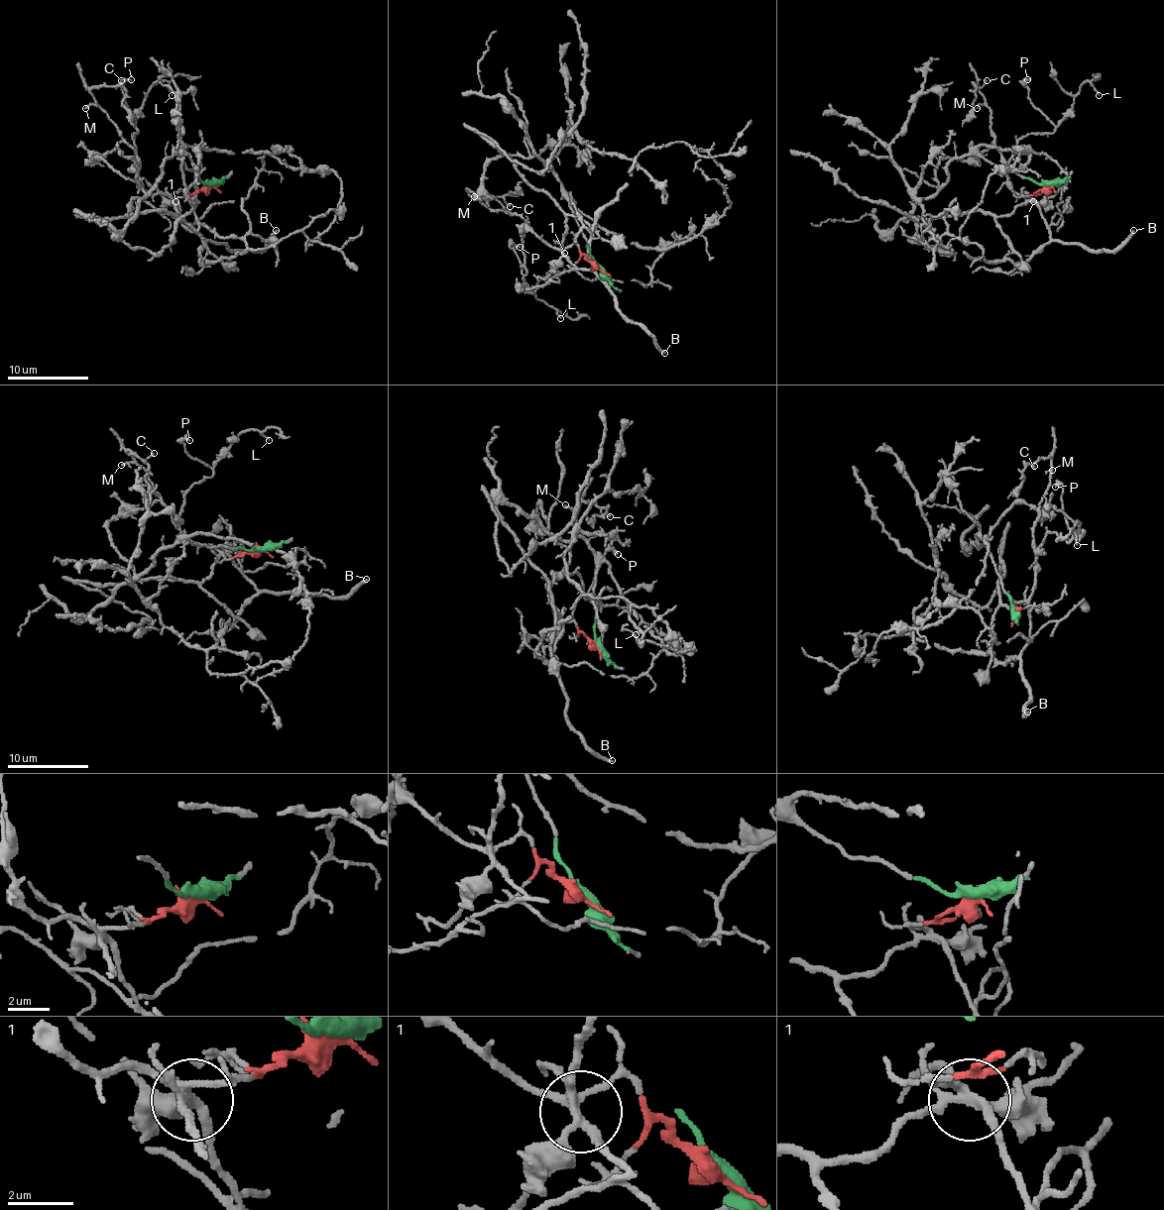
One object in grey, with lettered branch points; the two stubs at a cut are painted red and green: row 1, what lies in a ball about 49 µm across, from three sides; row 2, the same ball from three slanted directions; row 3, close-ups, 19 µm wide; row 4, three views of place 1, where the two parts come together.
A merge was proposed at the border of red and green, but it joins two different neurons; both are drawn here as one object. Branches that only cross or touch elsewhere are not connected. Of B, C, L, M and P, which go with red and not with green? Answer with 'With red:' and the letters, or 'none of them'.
With red: B, C, L, M, P

